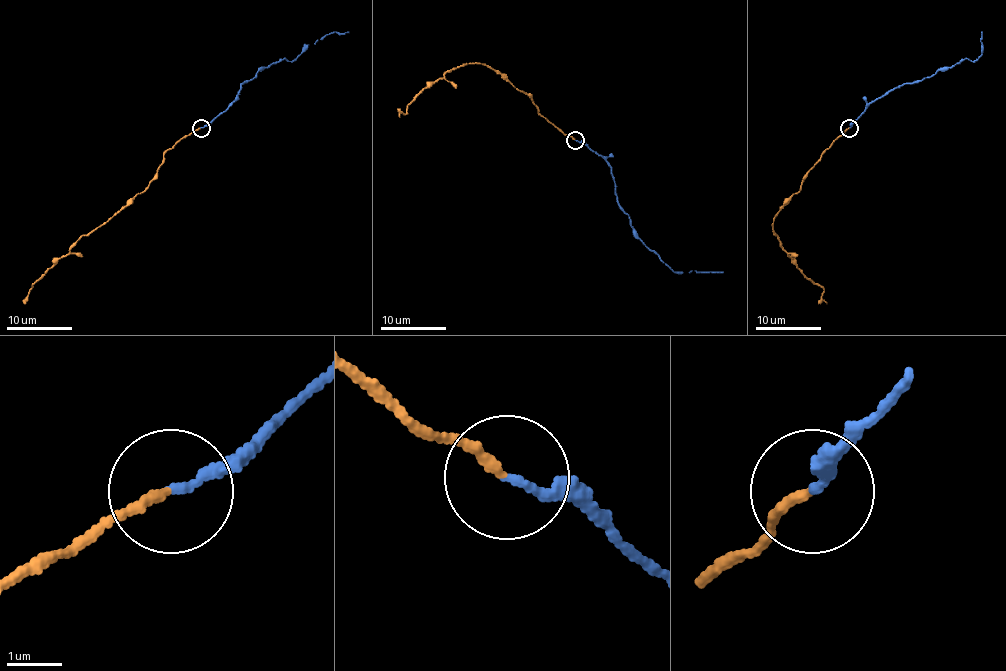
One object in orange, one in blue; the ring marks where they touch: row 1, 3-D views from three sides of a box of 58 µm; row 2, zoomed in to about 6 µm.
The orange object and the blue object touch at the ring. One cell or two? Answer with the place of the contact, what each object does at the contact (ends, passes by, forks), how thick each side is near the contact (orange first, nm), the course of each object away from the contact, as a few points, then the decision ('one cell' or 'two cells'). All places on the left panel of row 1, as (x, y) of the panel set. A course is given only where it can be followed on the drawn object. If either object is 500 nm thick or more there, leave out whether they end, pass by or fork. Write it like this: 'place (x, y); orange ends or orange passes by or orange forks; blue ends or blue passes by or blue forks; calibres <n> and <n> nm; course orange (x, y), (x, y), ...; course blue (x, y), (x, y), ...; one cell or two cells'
place (201, 128); orange ends; blue ends; calibres 170 and 160 nm; course orange (200, 127), (184, 135), (164, 154), (164, 162), (149, 185), (90, 231), (33, 283), (24, 303); course blue (200, 127), (222, 112), (236, 98), (240, 86), (259, 70), (284, 58), (291, 61), (329, 34), (348, 32); two cells

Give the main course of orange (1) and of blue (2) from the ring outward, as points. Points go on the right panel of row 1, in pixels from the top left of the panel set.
1: (850, 127), (822, 154), (802, 185), (773, 221), (773, 231), (779, 246), (824, 290), (822, 298), (827, 303)
2: (850, 127), (878, 98), (965, 58), (973, 61), (981, 53), (981, 32)

